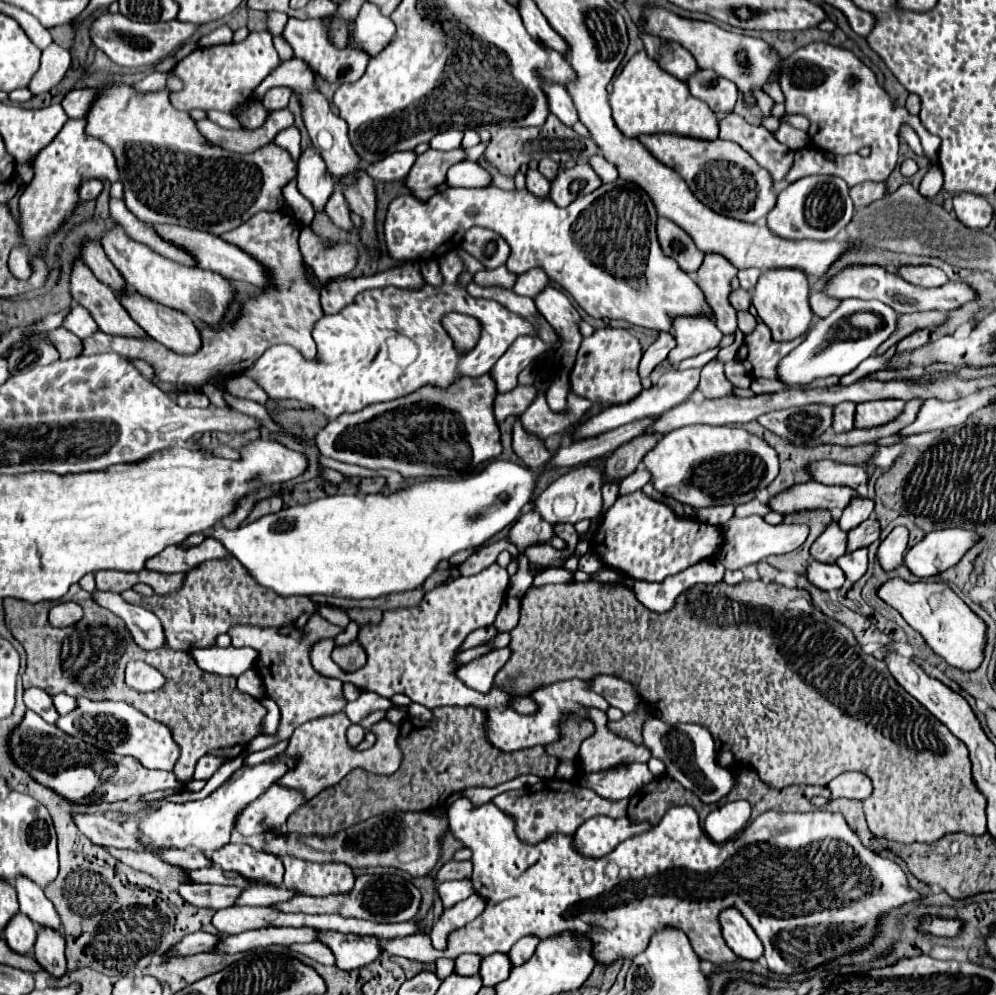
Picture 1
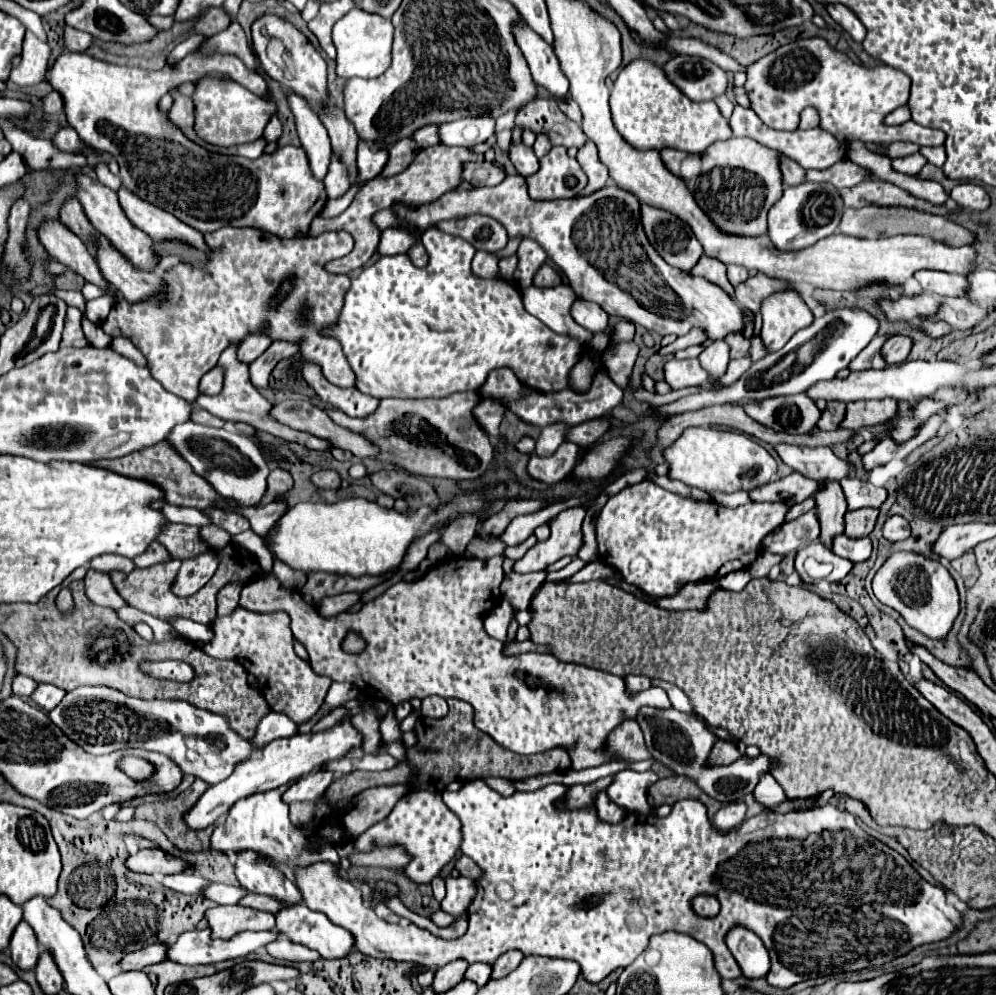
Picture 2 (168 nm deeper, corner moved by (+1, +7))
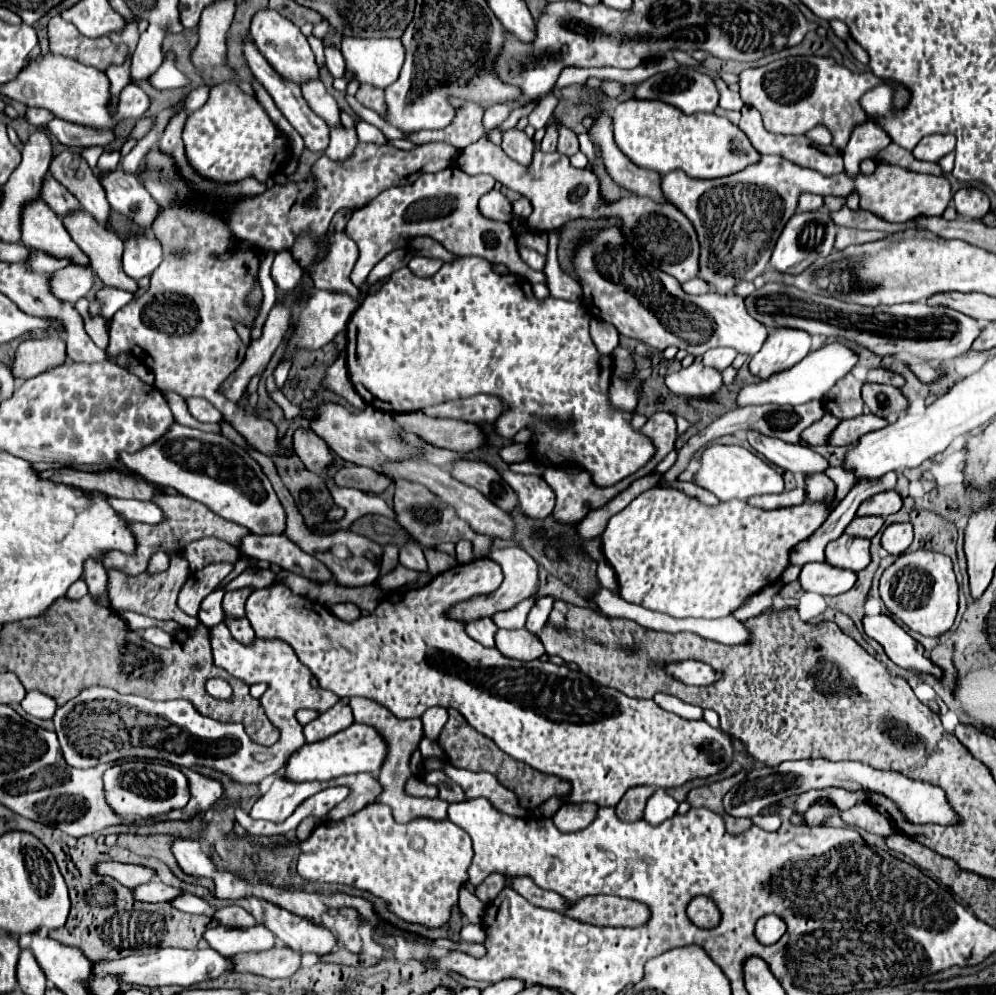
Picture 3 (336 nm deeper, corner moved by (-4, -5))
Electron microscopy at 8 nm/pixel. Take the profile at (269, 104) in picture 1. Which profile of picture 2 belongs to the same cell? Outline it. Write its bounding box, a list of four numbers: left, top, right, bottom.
[46,49,326,239]

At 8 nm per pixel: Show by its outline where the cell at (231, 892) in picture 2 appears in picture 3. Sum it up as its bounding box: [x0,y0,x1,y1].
[171,893,213,913]

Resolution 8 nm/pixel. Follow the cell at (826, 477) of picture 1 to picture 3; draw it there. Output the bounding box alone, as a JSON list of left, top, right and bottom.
[747,431,829,477]

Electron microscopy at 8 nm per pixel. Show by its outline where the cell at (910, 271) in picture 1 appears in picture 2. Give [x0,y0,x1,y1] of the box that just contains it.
[914,271,970,297]

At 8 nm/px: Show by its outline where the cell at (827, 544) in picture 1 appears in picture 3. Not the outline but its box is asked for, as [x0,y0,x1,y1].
[805,473,835,503]

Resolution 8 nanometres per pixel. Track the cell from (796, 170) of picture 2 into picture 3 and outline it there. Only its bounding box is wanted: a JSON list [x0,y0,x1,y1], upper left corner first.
[799,193,823,211]

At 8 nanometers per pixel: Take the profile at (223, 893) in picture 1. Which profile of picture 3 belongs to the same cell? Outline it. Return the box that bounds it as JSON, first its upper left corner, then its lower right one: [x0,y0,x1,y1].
[135,881,183,903]

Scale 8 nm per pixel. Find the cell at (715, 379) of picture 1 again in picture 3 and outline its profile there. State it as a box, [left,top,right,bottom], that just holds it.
[703,347,737,371]

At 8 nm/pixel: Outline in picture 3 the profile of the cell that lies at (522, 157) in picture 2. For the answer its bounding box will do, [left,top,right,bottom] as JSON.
[501,129,535,165]

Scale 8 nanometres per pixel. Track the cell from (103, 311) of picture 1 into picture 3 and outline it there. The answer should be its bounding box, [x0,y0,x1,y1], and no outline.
[21,199,89,267]

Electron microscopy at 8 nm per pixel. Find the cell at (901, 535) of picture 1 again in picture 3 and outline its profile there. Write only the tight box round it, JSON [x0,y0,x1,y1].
[881,523,913,555]

